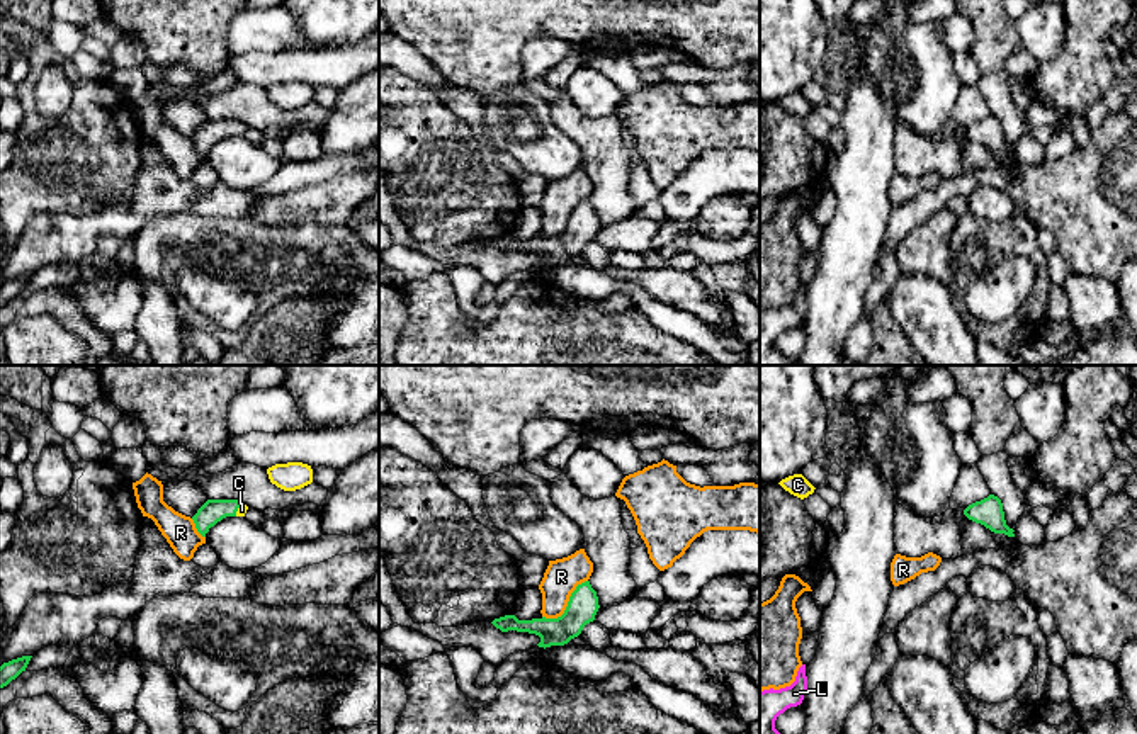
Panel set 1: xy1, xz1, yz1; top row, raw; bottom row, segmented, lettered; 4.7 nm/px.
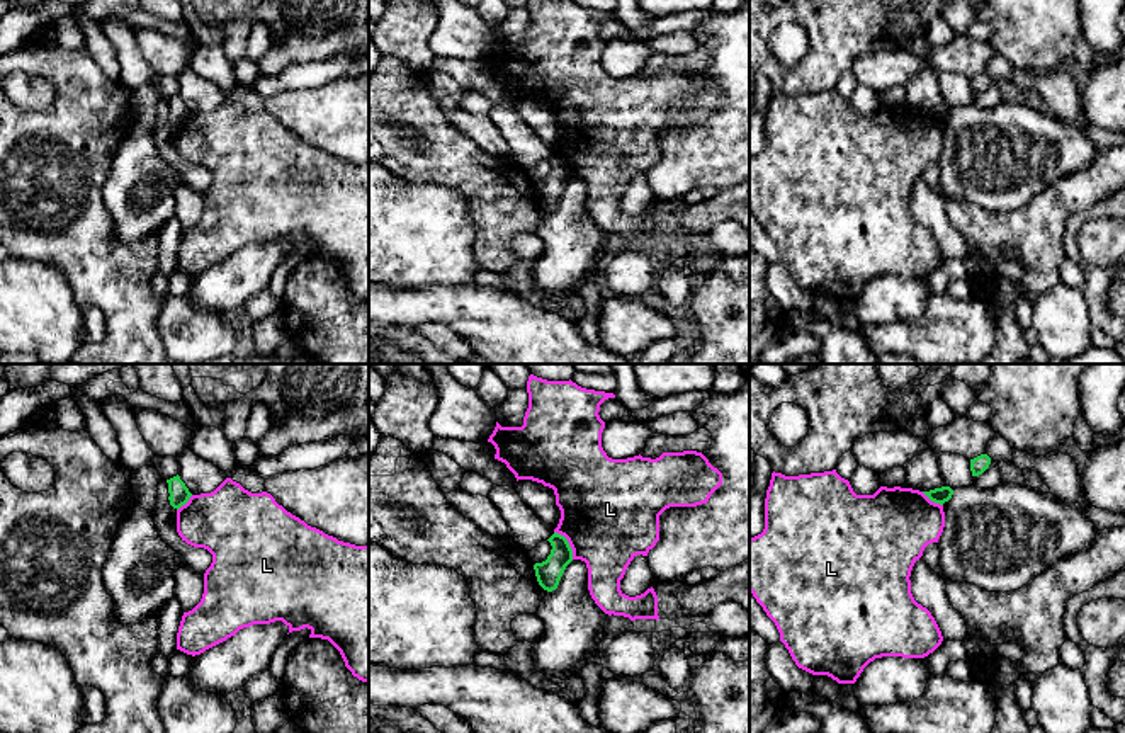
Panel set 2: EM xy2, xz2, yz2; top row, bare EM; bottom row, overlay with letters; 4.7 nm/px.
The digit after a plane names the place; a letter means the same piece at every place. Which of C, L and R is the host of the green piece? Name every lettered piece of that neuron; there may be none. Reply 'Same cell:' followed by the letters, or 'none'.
Same cell: C

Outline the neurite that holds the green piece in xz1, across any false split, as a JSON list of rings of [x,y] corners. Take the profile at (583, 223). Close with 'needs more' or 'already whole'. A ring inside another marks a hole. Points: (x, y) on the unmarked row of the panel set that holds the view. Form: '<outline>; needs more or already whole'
[[[590,200],[576,206],[571,212],[564,233],[557,238],[518,240],[515,234],[495,238],[491,243],[501,251],[517,250],[540,257],[539,267],[564,265],[578,257],[583,246],[595,240],[598,231],[598,216]]]; already whole

